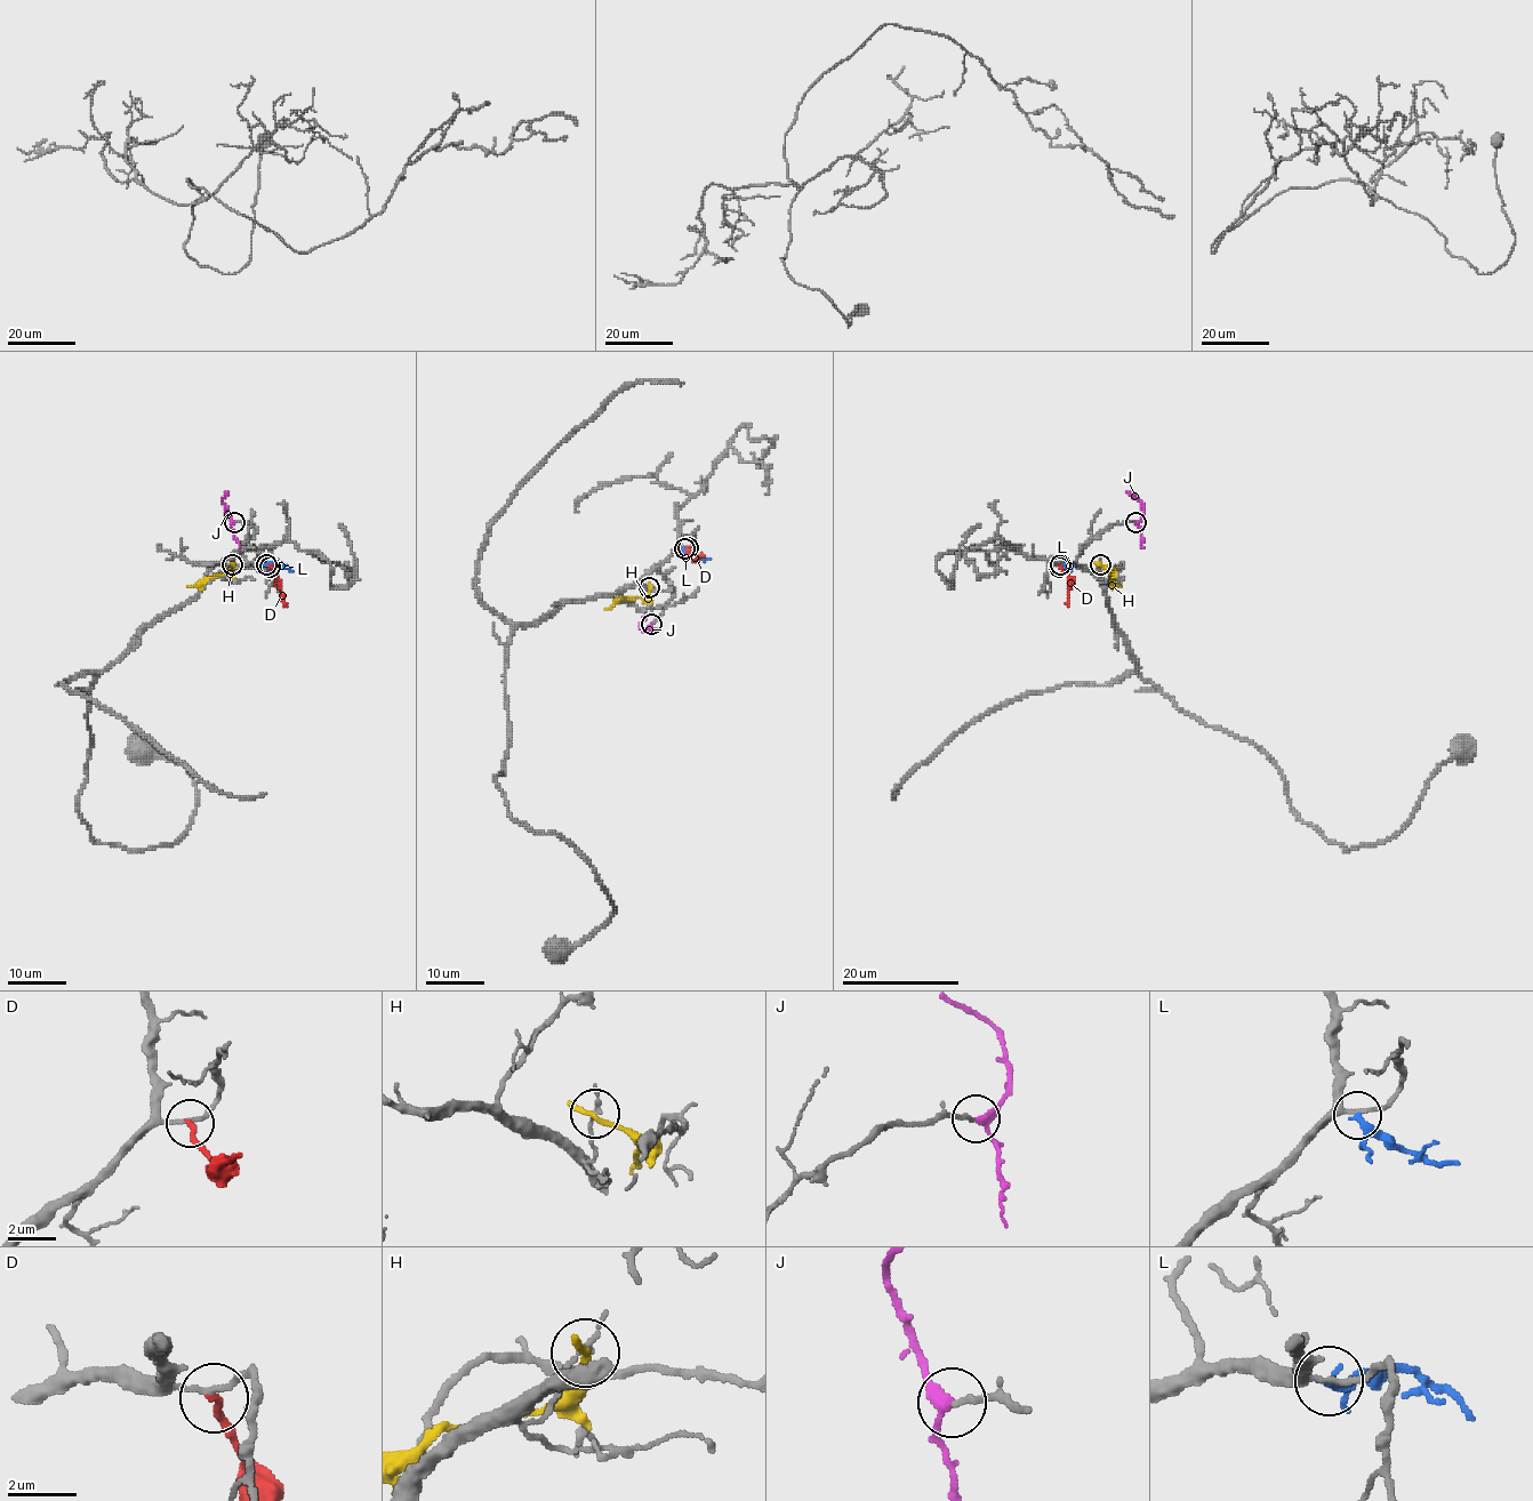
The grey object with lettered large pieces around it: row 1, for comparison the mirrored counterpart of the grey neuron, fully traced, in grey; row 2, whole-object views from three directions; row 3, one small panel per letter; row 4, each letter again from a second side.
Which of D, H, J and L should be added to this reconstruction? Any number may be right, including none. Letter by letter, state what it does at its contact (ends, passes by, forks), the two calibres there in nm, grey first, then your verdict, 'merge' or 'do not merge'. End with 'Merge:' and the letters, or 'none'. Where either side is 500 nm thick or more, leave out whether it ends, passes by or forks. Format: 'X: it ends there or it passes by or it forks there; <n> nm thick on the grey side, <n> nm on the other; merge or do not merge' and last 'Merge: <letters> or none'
D: it ends there; 150 nm thick on the grey side, 240 nm on the other; do not merge
H: it passes by; 200 nm thick on the grey side, 200 nm on the other; do not merge
J: it passes by; 160 nm thick on the grey side, 260 nm on the other; merge
L: it passes by; 190 nm thick on the grey side, 220 nm on the other; do not merge
Merge: J

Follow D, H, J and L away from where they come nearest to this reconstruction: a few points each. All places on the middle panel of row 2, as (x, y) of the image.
D: (687, 547), (695, 556), (704, 555)
H: (649, 587), (647, 598), (621, 598), (606, 608)
J: (652, 624), (647, 631), (642, 629), (640, 624), (647, 615)
L: (684, 547), (709, 559)

